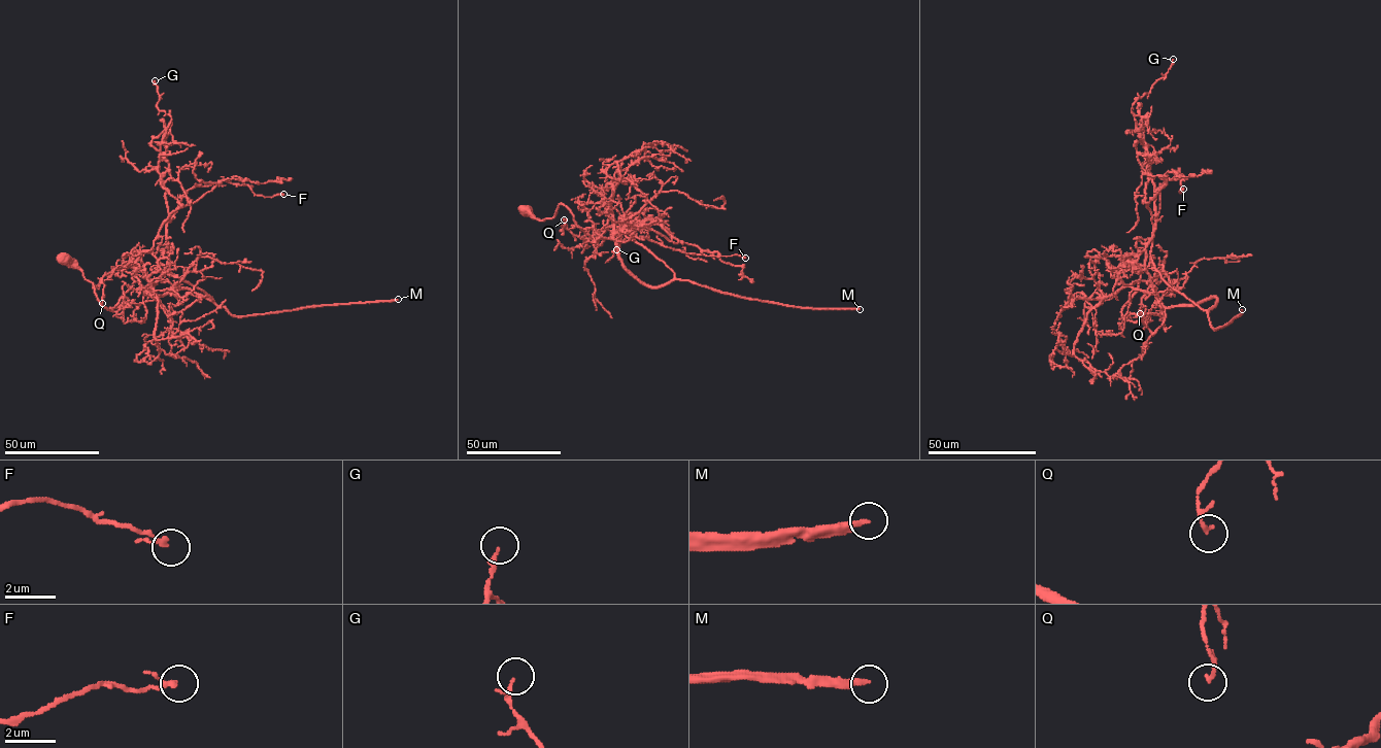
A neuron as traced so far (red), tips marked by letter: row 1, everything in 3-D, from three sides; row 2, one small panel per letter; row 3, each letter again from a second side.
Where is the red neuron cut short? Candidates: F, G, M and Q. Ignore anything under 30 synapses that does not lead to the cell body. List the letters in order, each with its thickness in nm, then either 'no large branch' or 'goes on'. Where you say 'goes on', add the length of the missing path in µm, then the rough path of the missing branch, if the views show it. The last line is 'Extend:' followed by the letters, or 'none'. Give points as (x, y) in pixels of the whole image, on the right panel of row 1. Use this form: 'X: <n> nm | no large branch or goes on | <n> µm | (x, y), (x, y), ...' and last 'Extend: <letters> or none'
F: 130 nm | no large branch
G: 140 nm | no large branch
M: 240 nm | goes on | 350 µm | (1242, 309), (1249, 300), (1222, 313), (1181, 298), (1123, 218), (1138, 171), (1197, 158)
Q: 110 nm | no large branch
Extend: M

